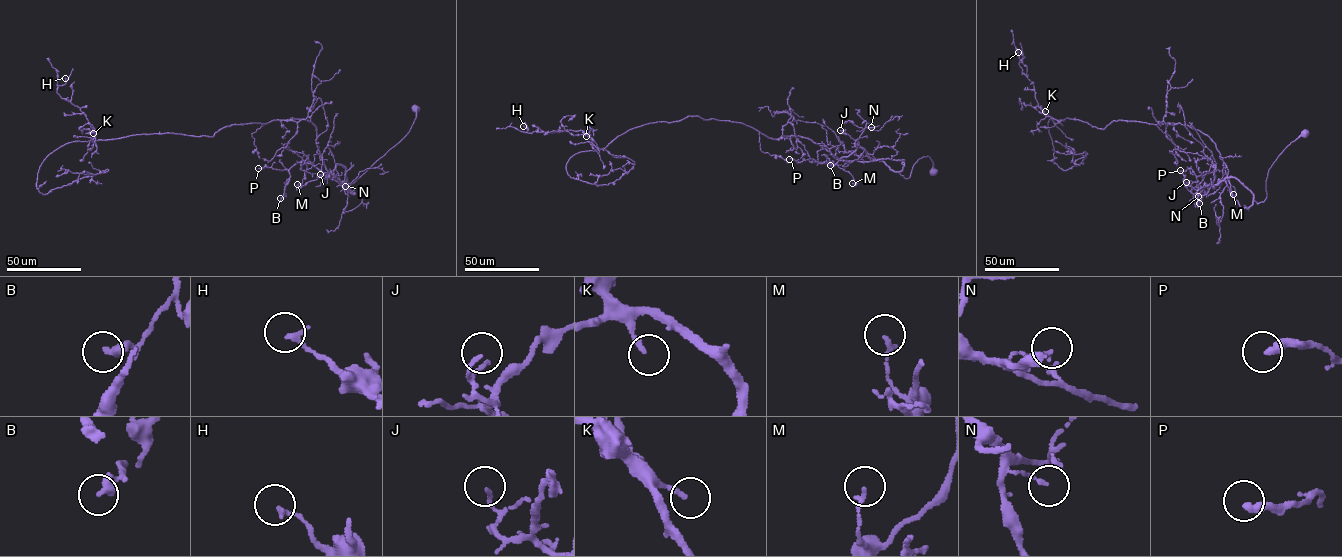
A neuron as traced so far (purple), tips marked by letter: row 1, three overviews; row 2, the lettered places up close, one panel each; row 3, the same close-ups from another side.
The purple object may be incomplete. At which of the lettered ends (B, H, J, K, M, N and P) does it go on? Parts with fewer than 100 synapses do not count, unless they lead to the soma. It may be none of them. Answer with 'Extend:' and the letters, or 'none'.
Extend: none

